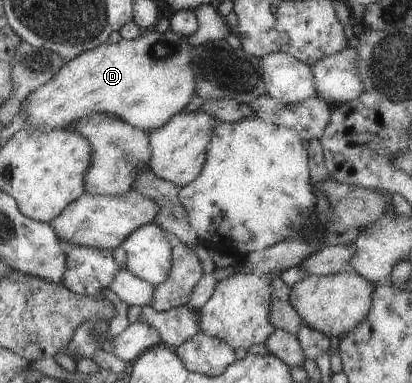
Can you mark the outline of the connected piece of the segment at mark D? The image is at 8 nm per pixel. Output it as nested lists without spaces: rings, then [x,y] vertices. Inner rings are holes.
[[[156,28],[147,29],[140,38],[122,39],[117,43],[104,43],[92,50],[84,51],[76,58],[66,61],[58,74],[50,82],[26,95],[24,114],[26,127],[38,129],[68,129],[80,118],[90,114],[110,114],[122,118],[134,128],[151,131],[168,122],[171,116],[184,111],[193,94],[196,94],[196,78],[192,63],[194,45],[188,42],[188,36],[176,34],[174,30],[158,32]]]

